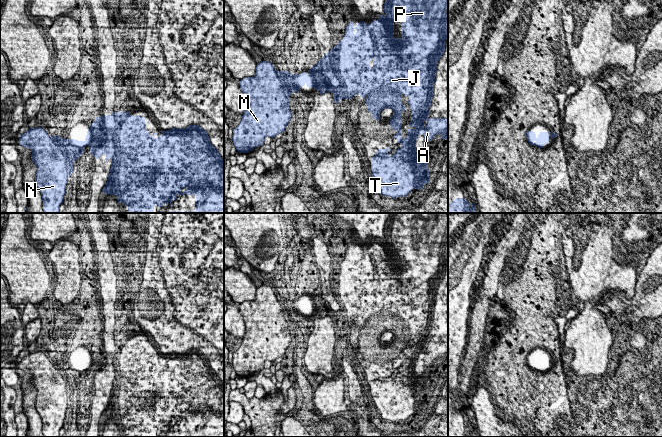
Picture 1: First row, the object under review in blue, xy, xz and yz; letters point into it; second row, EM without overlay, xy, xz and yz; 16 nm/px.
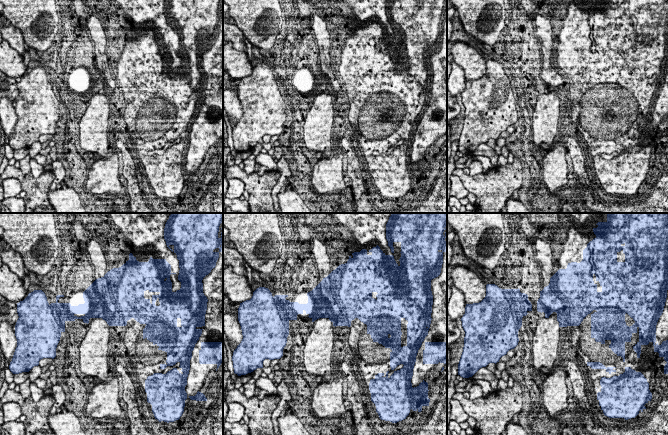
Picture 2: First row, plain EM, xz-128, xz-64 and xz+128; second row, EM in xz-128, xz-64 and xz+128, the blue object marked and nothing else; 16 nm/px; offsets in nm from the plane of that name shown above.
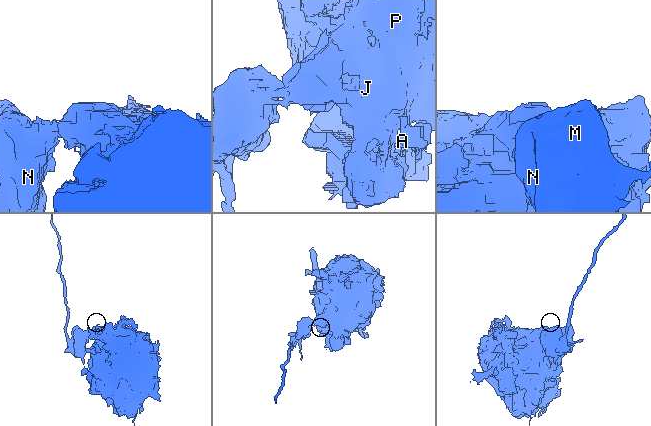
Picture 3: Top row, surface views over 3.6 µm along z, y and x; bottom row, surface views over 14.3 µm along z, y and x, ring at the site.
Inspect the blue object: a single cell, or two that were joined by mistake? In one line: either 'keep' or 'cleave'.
cleave

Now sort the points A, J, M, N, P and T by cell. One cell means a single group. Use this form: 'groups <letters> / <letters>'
groups A J P T / M N

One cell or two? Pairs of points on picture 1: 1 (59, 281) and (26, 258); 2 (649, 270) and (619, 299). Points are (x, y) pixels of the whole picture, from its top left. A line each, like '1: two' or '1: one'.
1: two
2: one

